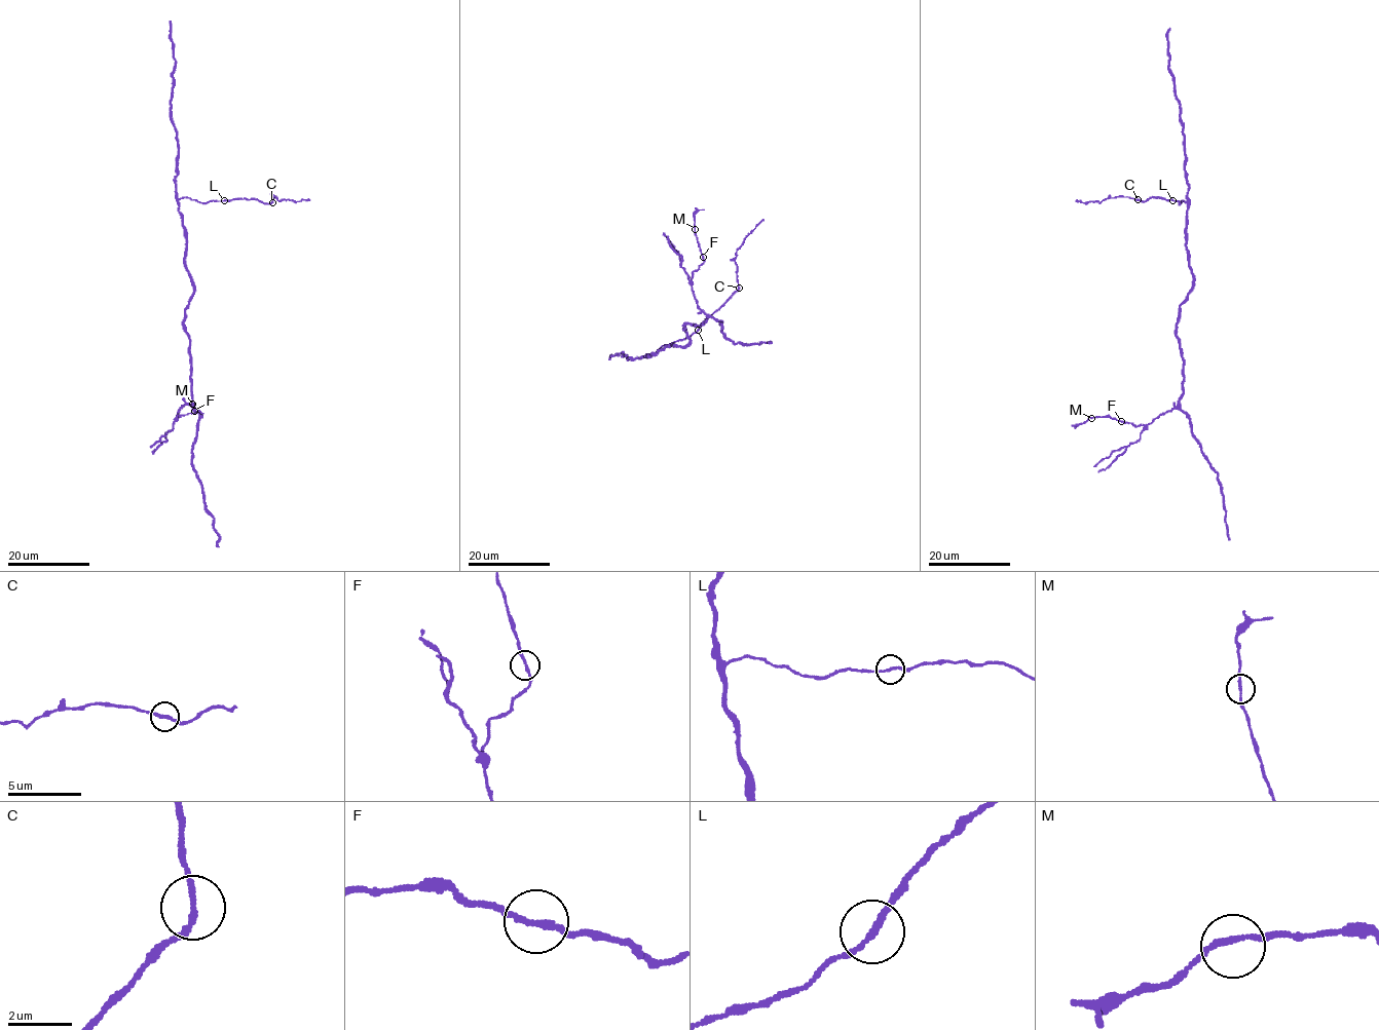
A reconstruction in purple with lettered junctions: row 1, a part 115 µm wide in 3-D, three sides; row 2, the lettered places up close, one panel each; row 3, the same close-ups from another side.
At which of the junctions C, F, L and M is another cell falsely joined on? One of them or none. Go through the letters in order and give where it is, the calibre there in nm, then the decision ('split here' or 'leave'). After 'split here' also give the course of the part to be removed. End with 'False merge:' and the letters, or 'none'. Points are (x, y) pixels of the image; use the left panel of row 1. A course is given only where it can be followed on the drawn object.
C: place (272, 202); calibre 180 nm; leave
F: place (194, 411); calibre 190 nm; leave
L: place (224, 200); calibre 170 nm; leave
M: place (192, 404); calibre 170 nm; leave
False merge: none

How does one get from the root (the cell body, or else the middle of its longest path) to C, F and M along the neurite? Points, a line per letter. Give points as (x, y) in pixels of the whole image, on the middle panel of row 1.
C: (690, 340), (684, 346), (672, 344), (657, 352), (663, 345), (688, 338), (738, 288)
F: (690, 340), (683, 326), (699, 326), (708, 316), (699, 307), (691, 283), (693, 272), (704, 262), (702, 256)
M: (690, 340), (683, 326), (699, 326), (708, 316), (692, 289), (693, 272), (704, 262), (695, 229)

